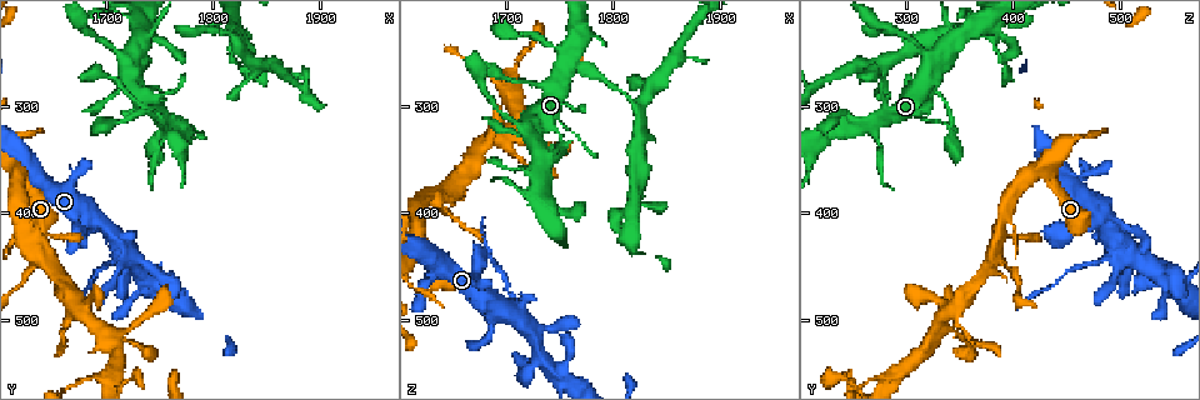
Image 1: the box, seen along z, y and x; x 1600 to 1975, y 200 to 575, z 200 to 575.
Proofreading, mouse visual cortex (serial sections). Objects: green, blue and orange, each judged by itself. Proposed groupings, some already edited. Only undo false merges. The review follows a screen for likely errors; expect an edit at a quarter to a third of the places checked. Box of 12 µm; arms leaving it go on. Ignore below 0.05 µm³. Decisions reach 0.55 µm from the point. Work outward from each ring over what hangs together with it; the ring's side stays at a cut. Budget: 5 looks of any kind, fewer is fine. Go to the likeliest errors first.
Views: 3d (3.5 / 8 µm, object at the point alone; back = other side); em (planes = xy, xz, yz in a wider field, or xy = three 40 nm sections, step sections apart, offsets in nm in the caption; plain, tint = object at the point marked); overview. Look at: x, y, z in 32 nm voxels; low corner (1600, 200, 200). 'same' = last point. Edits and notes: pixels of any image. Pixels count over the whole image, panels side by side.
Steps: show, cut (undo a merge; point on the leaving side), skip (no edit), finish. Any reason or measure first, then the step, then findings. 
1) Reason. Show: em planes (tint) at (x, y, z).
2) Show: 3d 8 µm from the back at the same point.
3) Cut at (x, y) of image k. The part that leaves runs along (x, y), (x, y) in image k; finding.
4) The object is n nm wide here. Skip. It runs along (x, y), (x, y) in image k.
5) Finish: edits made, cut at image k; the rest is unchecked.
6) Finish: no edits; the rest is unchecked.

A narrow waist. Show: 3d 3.5 µm at (1720, 264, 324).

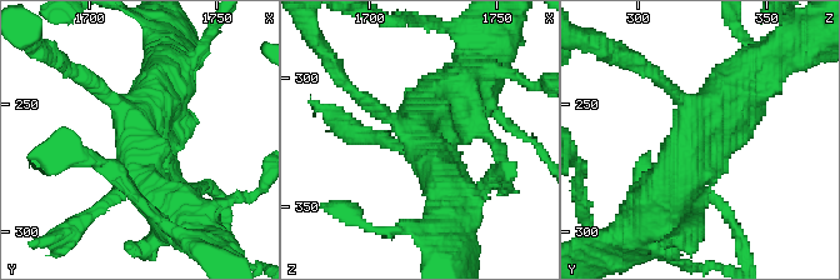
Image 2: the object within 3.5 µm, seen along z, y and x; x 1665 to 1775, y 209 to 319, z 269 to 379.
Skip. It runs along (649, 220), (735, 96) in image 2; one cell here.

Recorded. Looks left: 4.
Show: 3d 3.5 µm from the back at (1640, 420, 396).

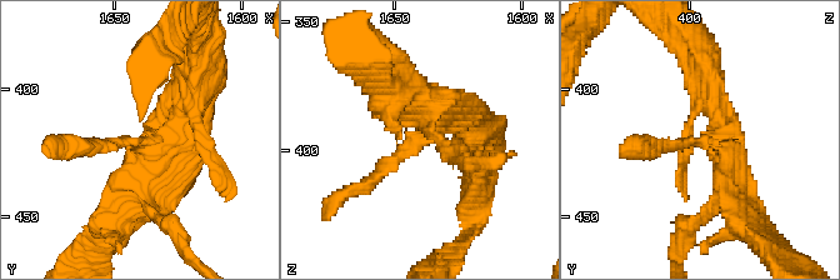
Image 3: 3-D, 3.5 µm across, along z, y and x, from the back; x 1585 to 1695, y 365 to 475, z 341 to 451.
Need the tissue. Show: em xy step 5 (plain) at (1641, 422, 397).

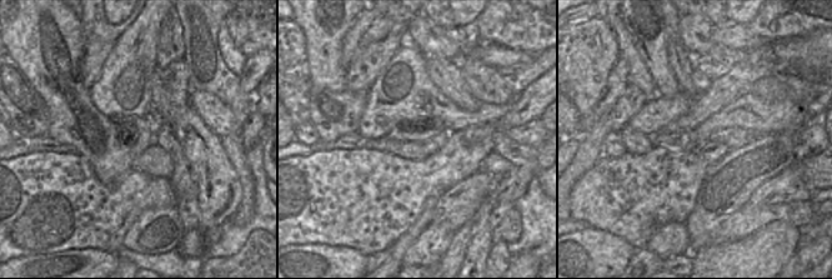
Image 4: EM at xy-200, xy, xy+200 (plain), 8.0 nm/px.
Show: em xy step 5 (tint) at the same point.

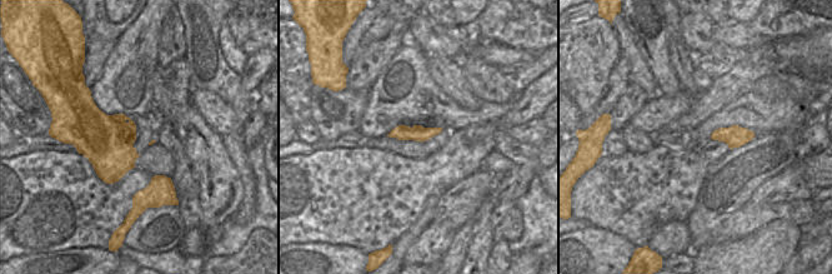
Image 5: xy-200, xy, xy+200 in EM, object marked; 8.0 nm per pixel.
Skip. It runs along (463, 119), (443, 113), (351, 190) in image 3; one cell here.

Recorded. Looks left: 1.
Finish: no edits; the rest is unchecked.

